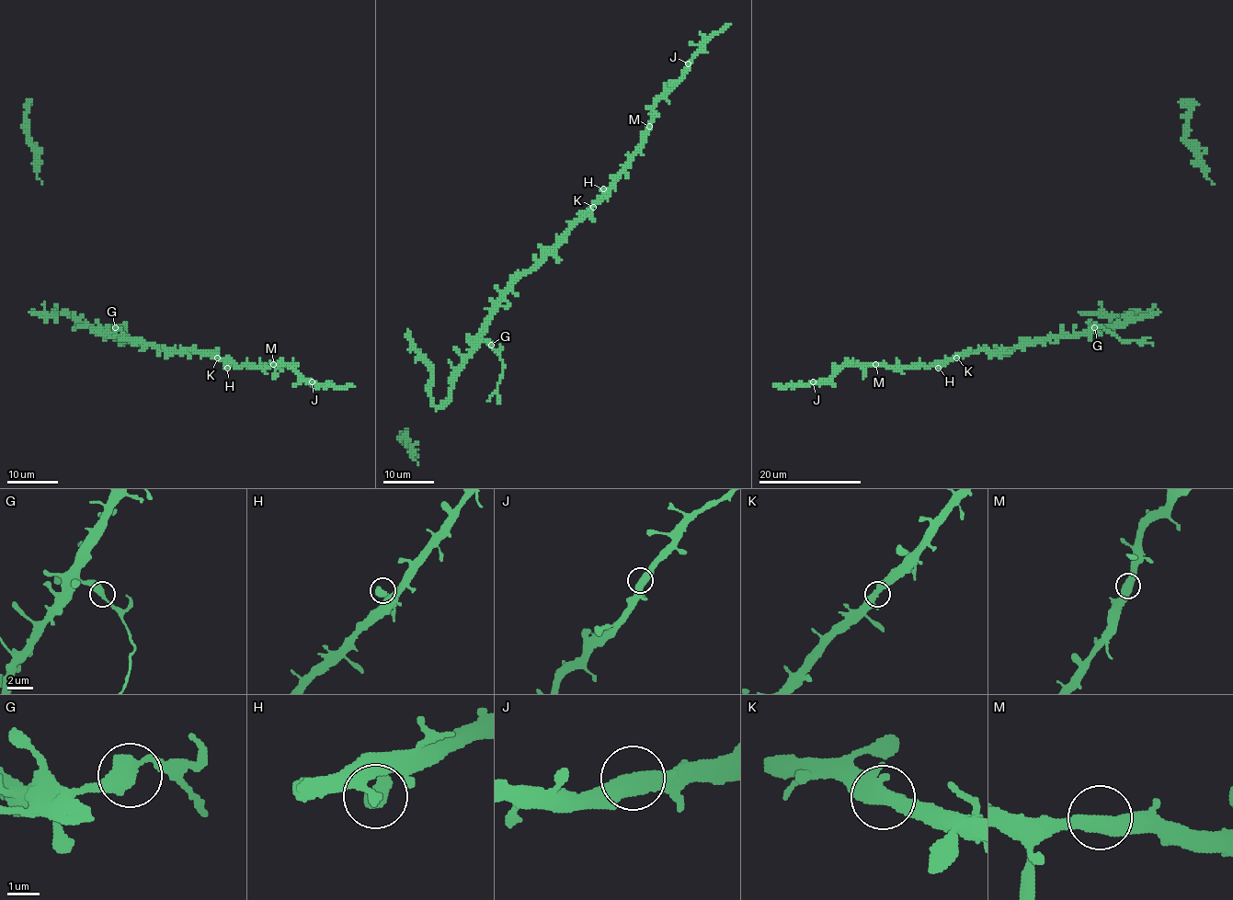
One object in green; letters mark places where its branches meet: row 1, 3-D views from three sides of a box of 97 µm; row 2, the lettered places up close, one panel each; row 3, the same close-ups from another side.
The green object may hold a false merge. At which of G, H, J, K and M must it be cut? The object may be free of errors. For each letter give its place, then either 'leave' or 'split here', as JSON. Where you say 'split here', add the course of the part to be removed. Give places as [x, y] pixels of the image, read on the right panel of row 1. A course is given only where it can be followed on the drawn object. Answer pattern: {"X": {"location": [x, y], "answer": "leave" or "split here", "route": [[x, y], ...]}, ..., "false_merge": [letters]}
{"G": {"location": [1094, 327], "answer": "split here", "route": [[1094, 328], [1098, 325], [1123, 341], [1140, 341], [1151, 337]]}, "H": {"location": [938, 368], "answer": "leave"}, "J": {"location": [813, 381], "answer": "leave"}, "K": {"location": [956, 358], "answer": "leave"}, "M": {"location": [875, 364], "answer": "leave"}, "false_merge": ["G"]}

